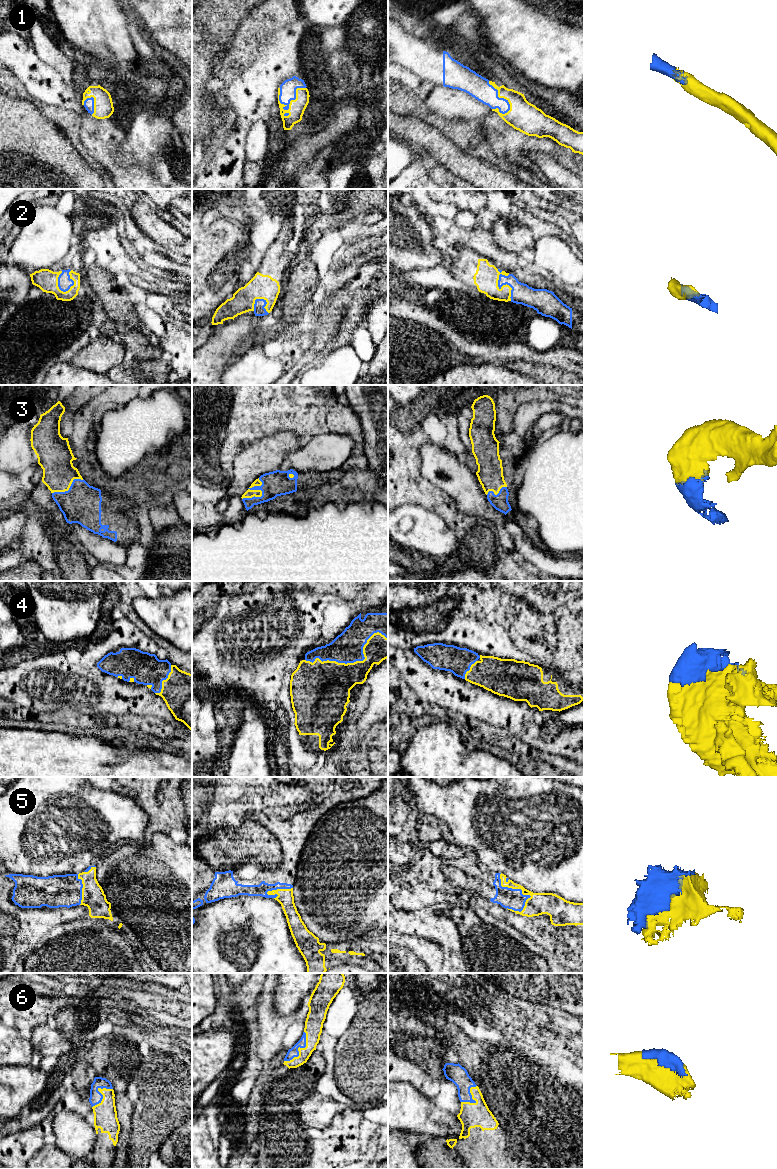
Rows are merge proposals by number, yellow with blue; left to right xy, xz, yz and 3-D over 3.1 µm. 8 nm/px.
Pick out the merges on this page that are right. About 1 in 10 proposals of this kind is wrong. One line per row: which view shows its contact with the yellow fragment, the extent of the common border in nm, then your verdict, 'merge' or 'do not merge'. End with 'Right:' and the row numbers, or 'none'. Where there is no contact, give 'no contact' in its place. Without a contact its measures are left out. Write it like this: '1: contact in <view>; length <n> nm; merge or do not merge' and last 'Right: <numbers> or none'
1: contact in xz; length 260 nm; merge
2: contact in yz; length 280 nm; merge
3: contact in xz; length 220 nm; merge
4: contact in xz; length 700 nm; merge
5: contact in yz; length 360 nm; merge
6: contact in xz; length 300 nm; merge
Right: 1, 2, 3, 4, 5, 6

